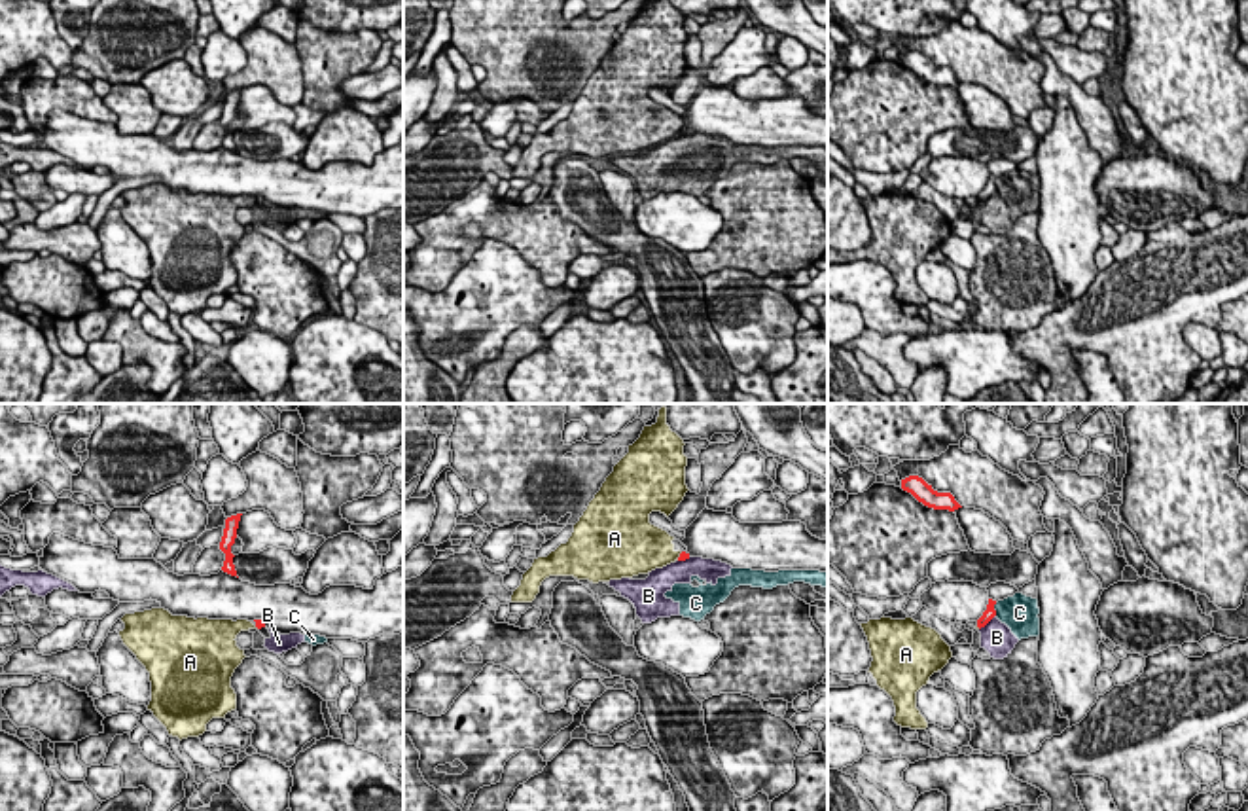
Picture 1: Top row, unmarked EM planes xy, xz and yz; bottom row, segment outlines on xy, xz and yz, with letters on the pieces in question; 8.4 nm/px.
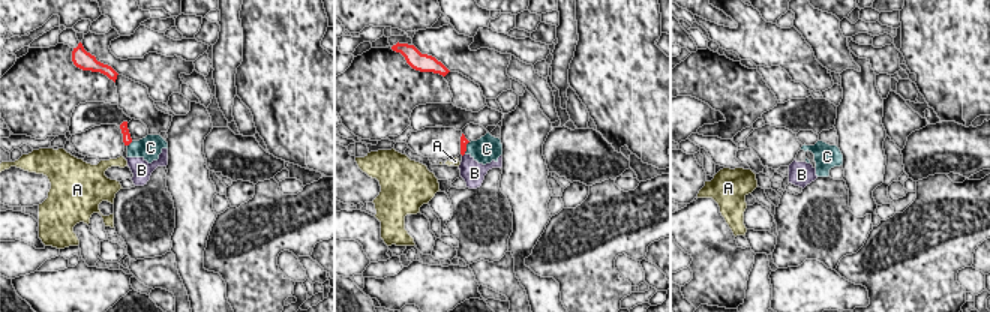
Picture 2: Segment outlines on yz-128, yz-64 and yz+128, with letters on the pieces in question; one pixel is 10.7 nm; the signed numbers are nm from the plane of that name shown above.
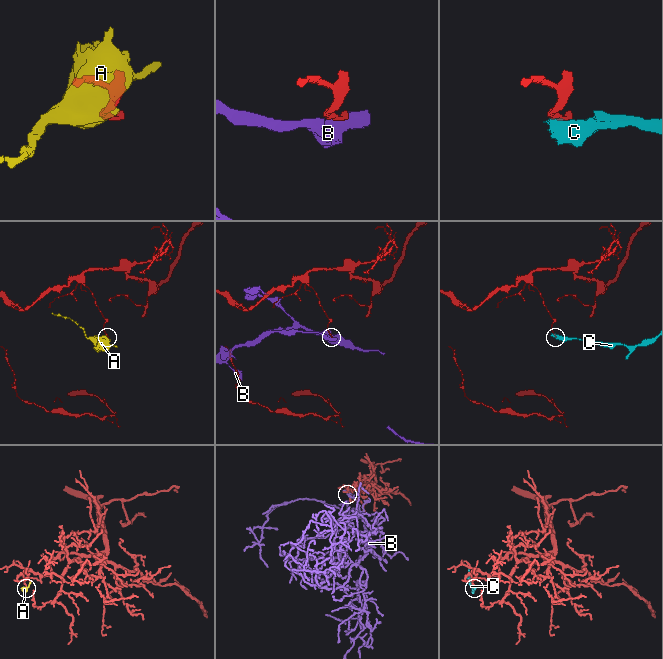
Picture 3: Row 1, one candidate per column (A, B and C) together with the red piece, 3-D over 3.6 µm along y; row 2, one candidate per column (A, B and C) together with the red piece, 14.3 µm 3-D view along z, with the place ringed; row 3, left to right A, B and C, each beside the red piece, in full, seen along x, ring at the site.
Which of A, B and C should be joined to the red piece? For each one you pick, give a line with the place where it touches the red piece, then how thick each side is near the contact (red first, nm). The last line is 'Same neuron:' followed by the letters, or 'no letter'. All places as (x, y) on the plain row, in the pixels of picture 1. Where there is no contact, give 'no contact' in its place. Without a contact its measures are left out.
Same neuron: no letter

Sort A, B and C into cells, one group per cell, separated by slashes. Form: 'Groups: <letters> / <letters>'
Groups: A / B C

